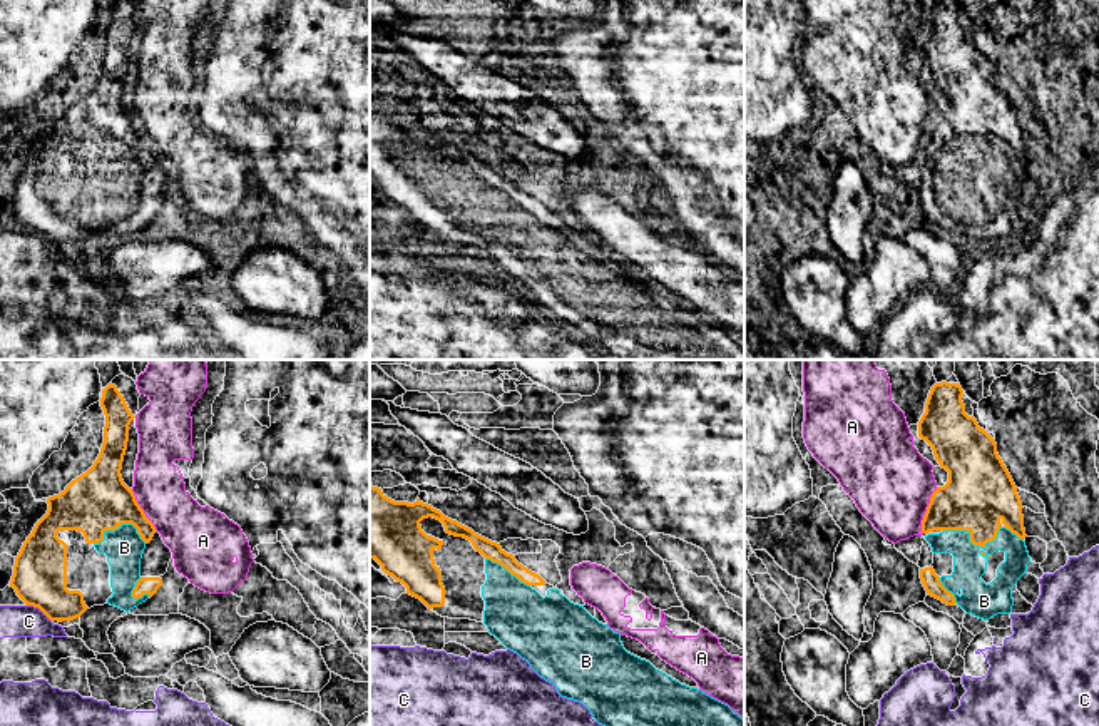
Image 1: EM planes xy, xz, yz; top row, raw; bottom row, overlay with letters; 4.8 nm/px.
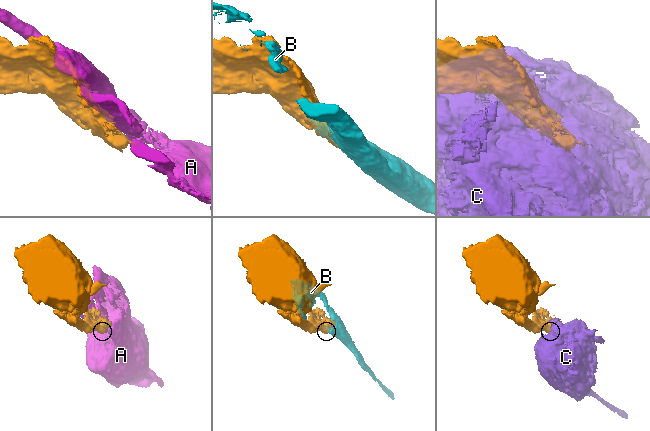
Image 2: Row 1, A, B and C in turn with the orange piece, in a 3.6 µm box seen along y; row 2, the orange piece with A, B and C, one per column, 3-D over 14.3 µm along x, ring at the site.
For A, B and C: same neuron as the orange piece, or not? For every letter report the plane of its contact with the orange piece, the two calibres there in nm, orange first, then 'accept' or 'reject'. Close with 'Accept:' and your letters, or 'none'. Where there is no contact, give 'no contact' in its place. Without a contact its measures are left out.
A: yz | 320/400 nm | reject
B: yz | 320/160 nm | accept
C: xy | 260/160 nm | reject
Accept: B

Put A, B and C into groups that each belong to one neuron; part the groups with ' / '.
A / B / C

